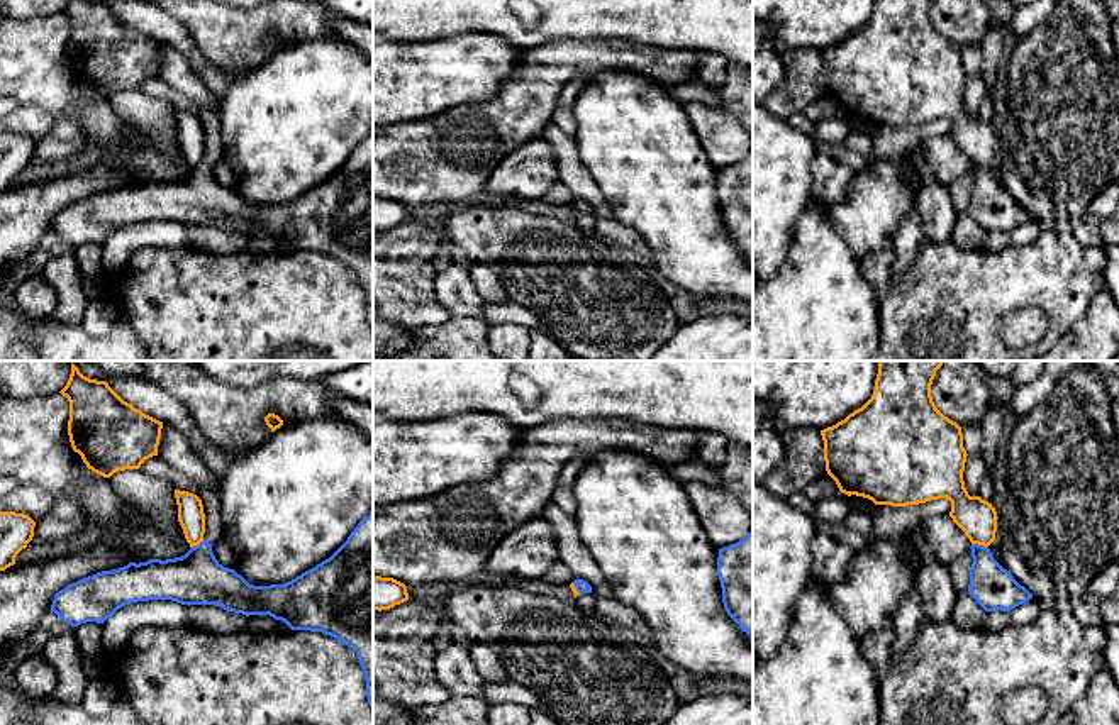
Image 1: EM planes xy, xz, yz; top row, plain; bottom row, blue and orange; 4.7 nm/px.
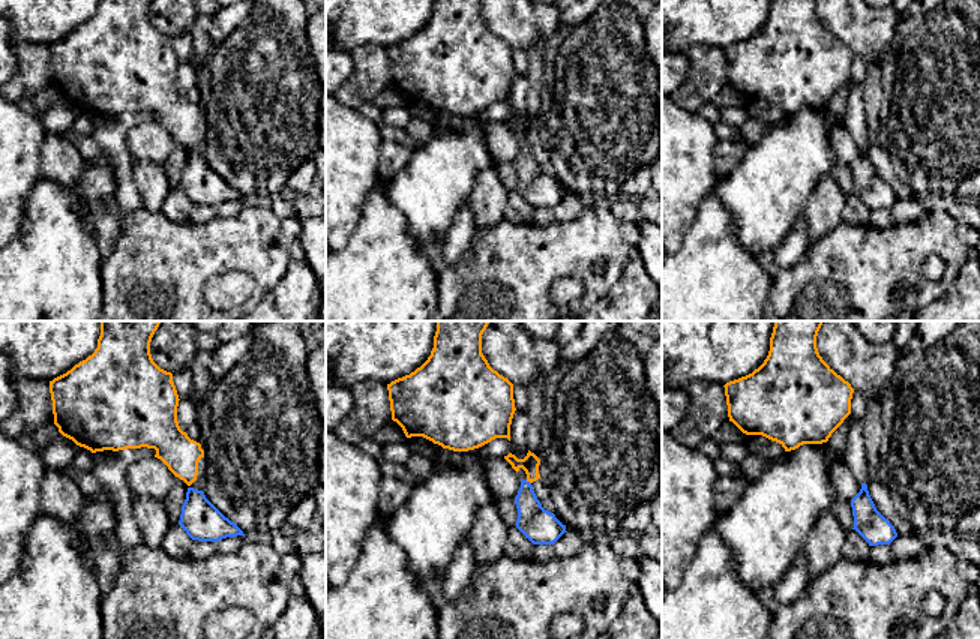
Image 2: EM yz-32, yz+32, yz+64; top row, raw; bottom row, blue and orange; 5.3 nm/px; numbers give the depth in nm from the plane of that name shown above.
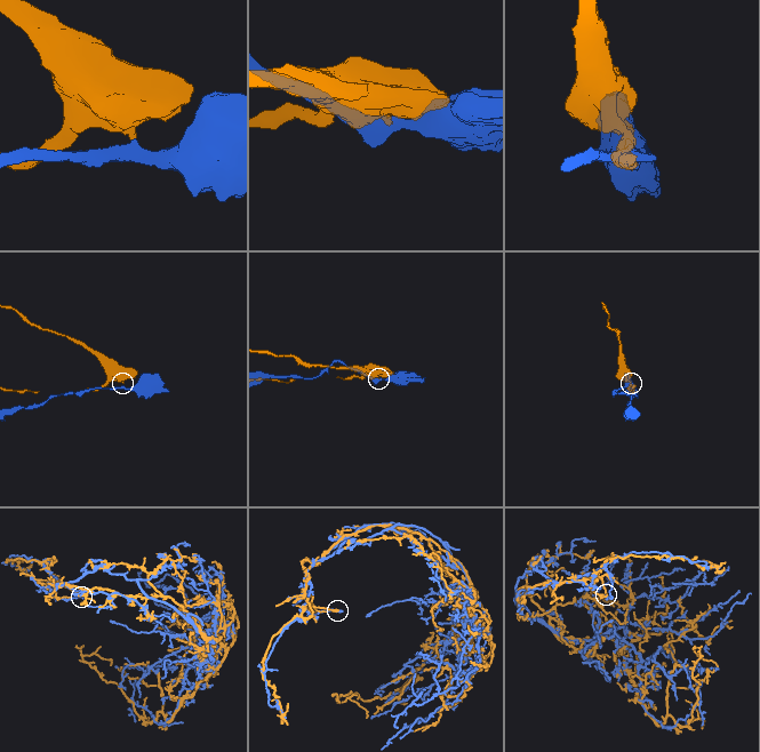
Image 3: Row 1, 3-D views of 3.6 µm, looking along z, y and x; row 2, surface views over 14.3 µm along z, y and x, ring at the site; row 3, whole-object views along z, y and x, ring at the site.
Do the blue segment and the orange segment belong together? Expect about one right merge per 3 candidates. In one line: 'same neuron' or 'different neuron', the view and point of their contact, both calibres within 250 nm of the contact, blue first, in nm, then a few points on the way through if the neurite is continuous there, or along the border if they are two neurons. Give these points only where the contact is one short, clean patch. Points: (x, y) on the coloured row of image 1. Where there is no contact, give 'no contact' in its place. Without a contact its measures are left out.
different neuron | yz (980, 546) | 200/180 nm | along yz (972, 542), (987, 547)

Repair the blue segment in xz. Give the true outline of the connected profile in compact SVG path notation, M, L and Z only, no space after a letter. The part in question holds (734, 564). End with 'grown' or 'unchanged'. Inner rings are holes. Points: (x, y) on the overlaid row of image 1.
M753 532L719 549L717 574L727 615L753 635Z; unchanged

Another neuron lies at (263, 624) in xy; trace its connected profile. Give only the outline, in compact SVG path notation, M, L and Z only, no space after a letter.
M249 615L248 630L258 634L270 634L278 630L276 620L270 615Z

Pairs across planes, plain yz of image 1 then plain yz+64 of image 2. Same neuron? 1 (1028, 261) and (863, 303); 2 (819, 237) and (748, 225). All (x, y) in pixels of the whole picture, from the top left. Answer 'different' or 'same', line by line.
1: same
2: different

